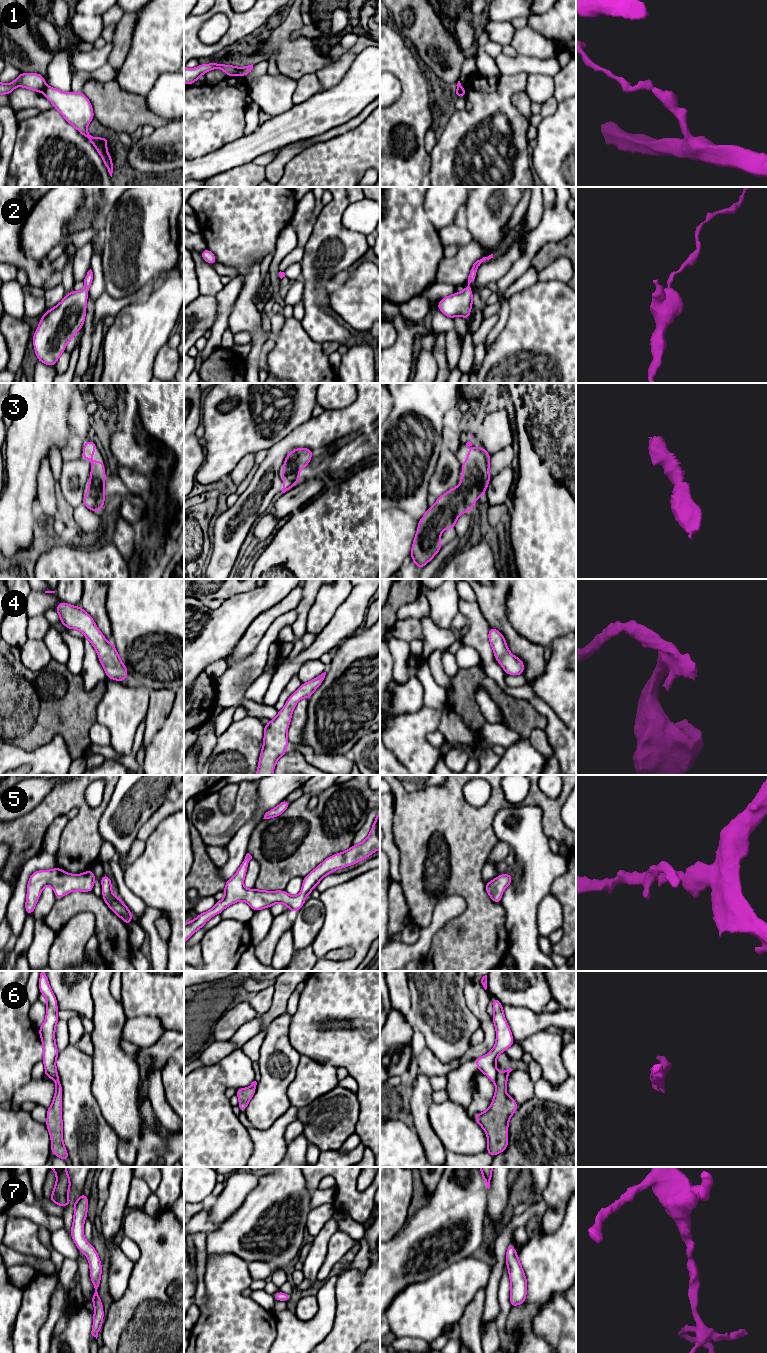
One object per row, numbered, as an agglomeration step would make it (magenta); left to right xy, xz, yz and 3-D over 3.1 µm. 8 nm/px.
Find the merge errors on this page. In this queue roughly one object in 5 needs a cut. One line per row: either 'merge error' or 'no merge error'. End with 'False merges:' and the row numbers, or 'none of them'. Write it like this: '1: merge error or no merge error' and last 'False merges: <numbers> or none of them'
1: merge error
2: no merge error
3: no merge error
4: no merge error
5: no merge error
6: merge error
7: no merge error
False merges: 1, 6

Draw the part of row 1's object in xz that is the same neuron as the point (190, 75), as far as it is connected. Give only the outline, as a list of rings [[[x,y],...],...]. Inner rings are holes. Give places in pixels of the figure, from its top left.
[[[213,62],[209,64],[200,64],[194,69],[189,69],[185,66],[184,67],[184,82],[187,84],[187,86],[189,86],[195,81],[198,81],[199,77],[202,74],[205,74],[208,71],[211,71],[213,69],[221,69],[227,74],[227,77],[231,77],[231,76],[240,75],[241,68],[234,65],[225,65],[225,64],[213,63]]]

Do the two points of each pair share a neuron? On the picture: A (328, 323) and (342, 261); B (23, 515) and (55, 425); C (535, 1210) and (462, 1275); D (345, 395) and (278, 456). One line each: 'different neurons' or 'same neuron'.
A: same neuron
B: same neuron
C: different neurons
D: different neurons

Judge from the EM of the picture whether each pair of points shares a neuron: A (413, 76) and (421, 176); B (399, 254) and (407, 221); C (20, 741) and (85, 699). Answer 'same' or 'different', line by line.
A: same
B: same
C: same

